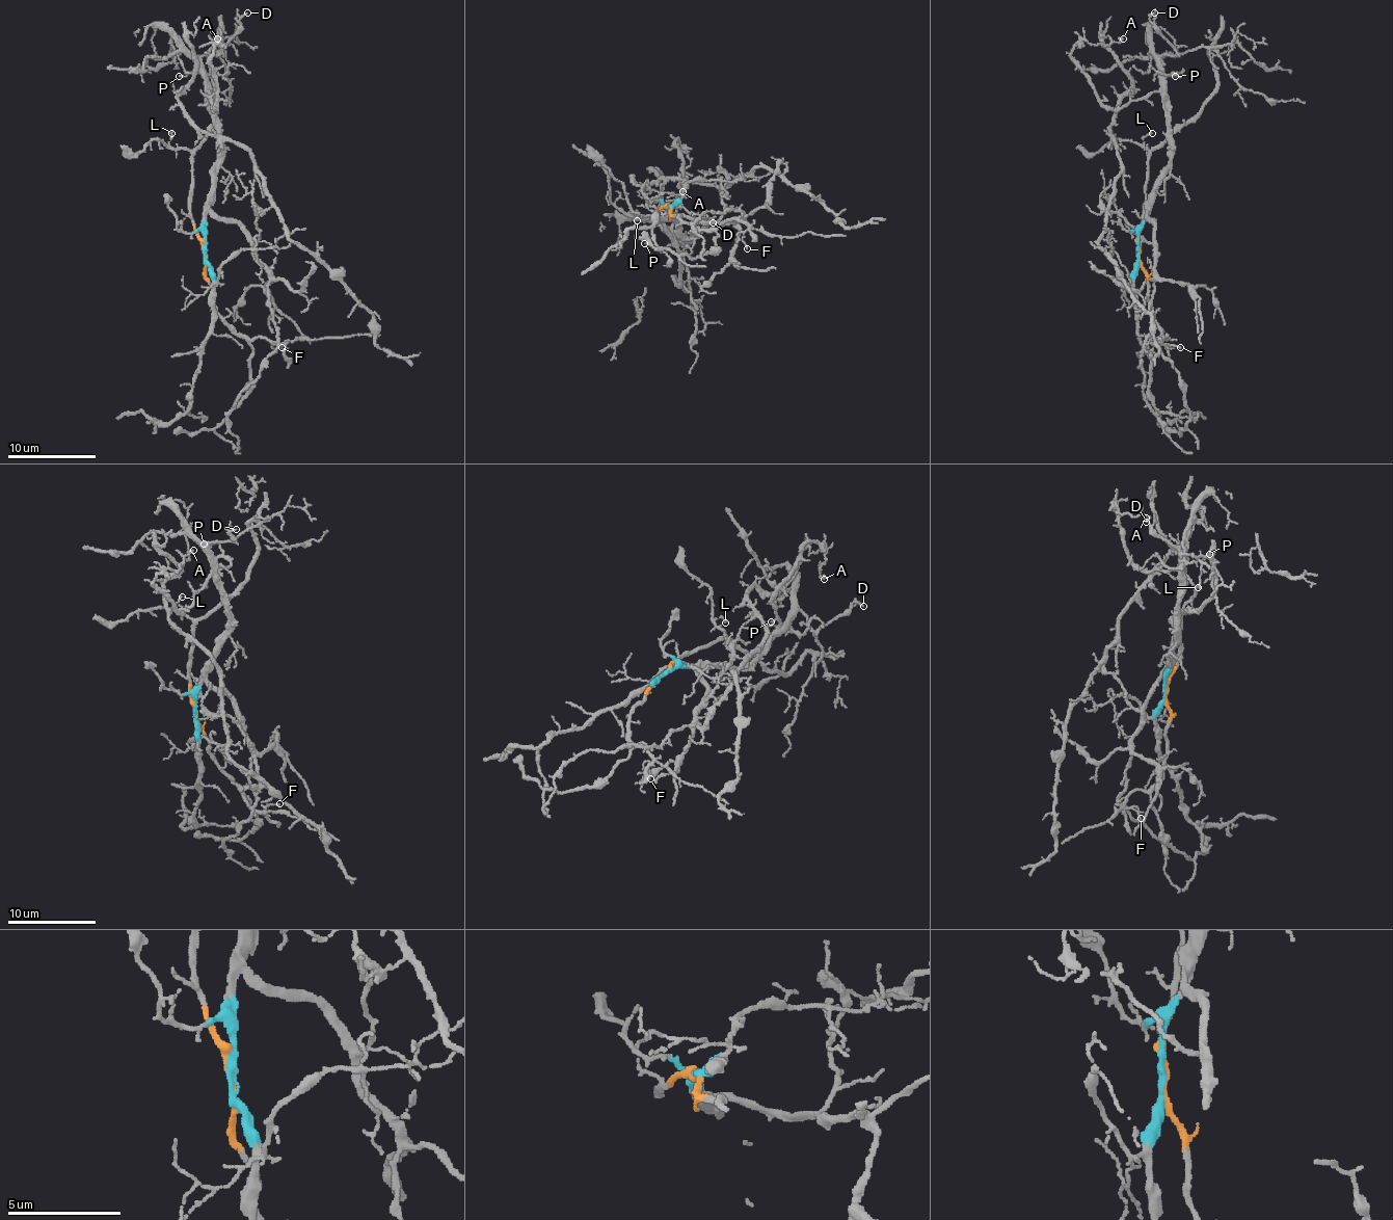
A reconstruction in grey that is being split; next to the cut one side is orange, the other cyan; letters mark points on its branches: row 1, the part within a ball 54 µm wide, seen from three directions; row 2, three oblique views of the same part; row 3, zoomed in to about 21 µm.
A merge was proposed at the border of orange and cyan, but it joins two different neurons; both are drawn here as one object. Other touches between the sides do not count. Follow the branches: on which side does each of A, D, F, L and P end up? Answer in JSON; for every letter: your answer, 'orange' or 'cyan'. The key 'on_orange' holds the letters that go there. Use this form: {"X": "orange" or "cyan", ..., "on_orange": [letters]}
{"A": "cyan", "D": "cyan", "F": "orange", "L": "orange", "P": "cyan", "on_orange": ["F", "L"]}

